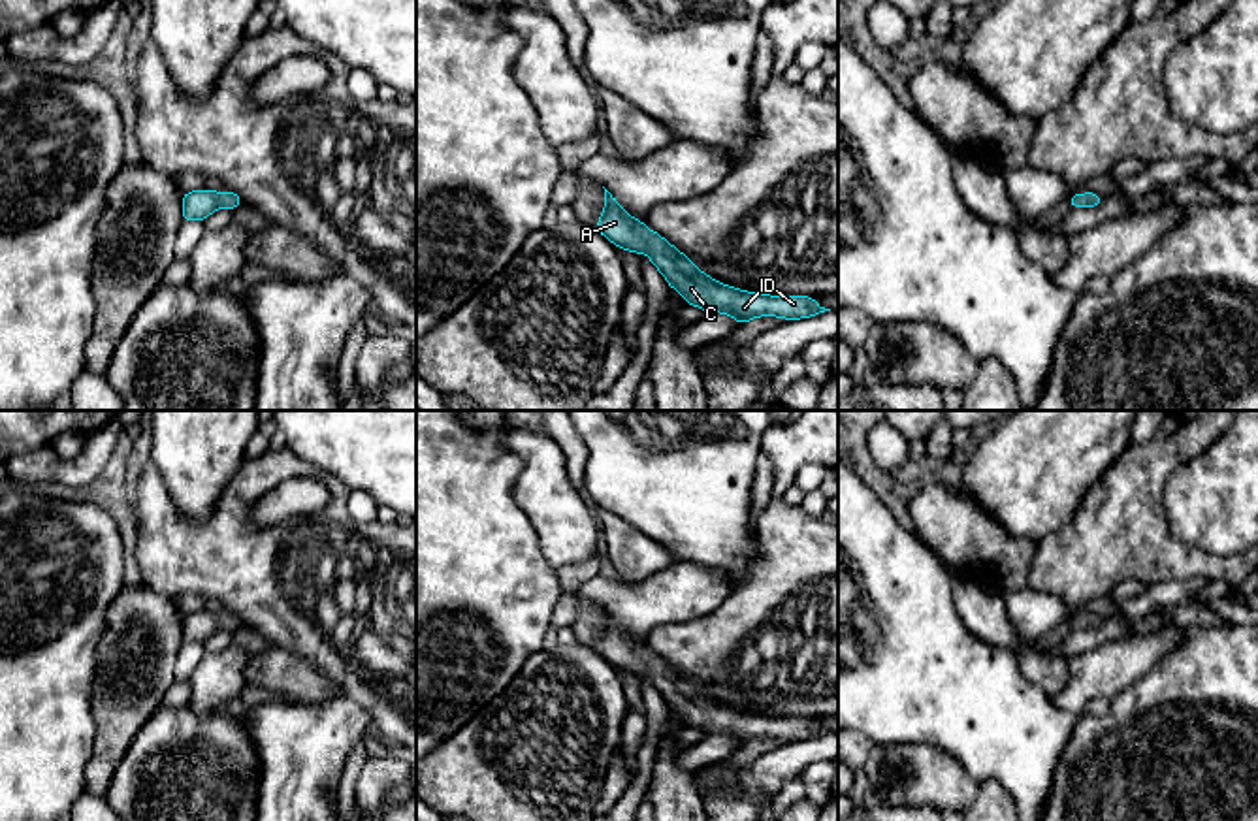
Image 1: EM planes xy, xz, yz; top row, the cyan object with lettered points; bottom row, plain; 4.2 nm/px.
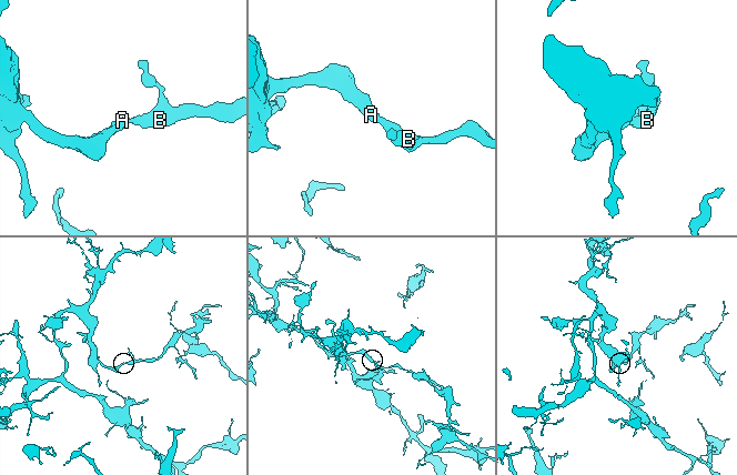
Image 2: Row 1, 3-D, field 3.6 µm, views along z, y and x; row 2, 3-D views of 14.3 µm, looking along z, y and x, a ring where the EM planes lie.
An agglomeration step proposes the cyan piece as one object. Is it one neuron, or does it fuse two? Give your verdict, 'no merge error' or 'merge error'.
no merge error

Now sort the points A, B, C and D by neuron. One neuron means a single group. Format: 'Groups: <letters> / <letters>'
Groups: A B C D

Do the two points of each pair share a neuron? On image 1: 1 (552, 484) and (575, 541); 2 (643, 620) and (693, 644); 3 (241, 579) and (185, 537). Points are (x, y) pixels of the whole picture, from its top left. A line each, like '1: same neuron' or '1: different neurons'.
1: same neuron
2: different neurons
3: same neuron

